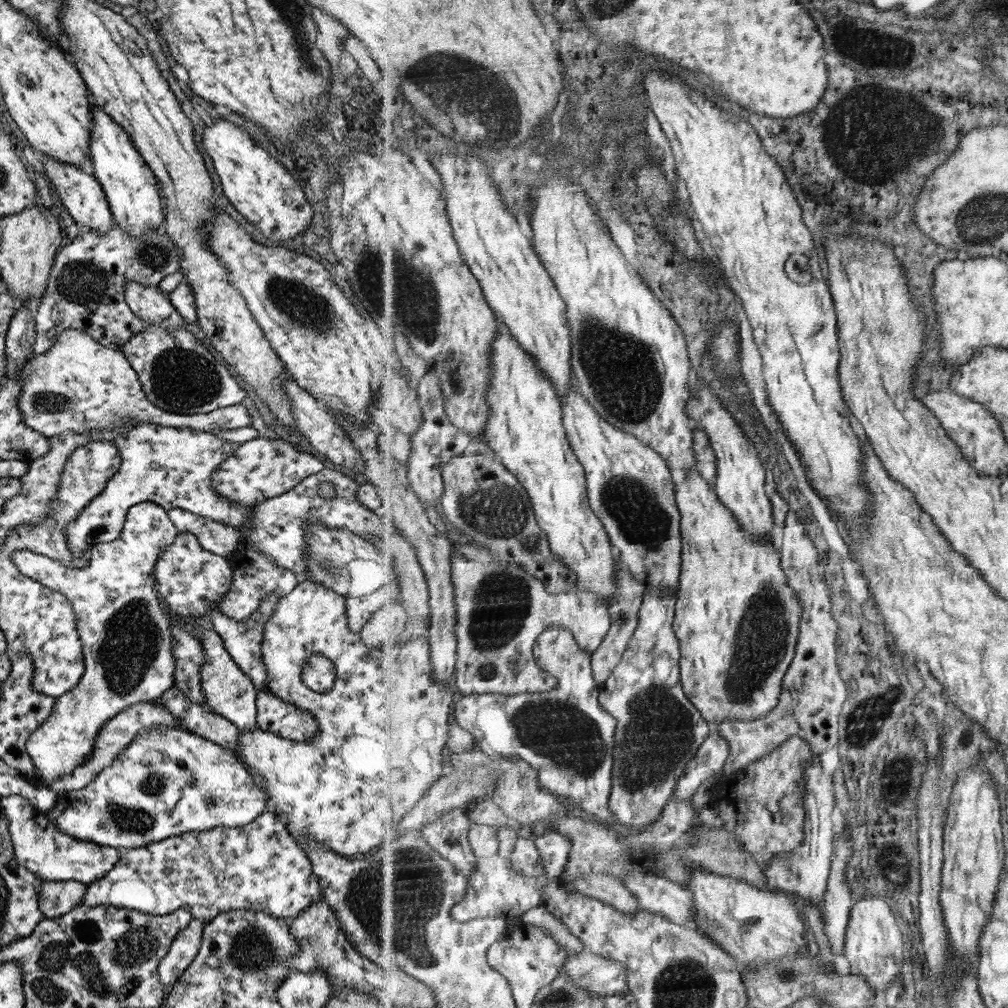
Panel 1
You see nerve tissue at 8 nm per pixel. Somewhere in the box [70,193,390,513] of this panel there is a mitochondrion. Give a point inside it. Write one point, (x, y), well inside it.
(182, 378)

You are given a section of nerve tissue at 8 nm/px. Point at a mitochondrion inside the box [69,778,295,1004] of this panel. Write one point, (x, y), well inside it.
(253, 948)

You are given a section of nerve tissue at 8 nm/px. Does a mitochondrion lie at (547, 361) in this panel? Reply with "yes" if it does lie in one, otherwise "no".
no

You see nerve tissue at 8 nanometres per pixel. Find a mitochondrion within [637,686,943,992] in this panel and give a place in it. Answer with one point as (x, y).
(792, 973)

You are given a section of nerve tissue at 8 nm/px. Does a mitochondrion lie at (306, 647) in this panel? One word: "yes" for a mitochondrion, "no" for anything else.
no

